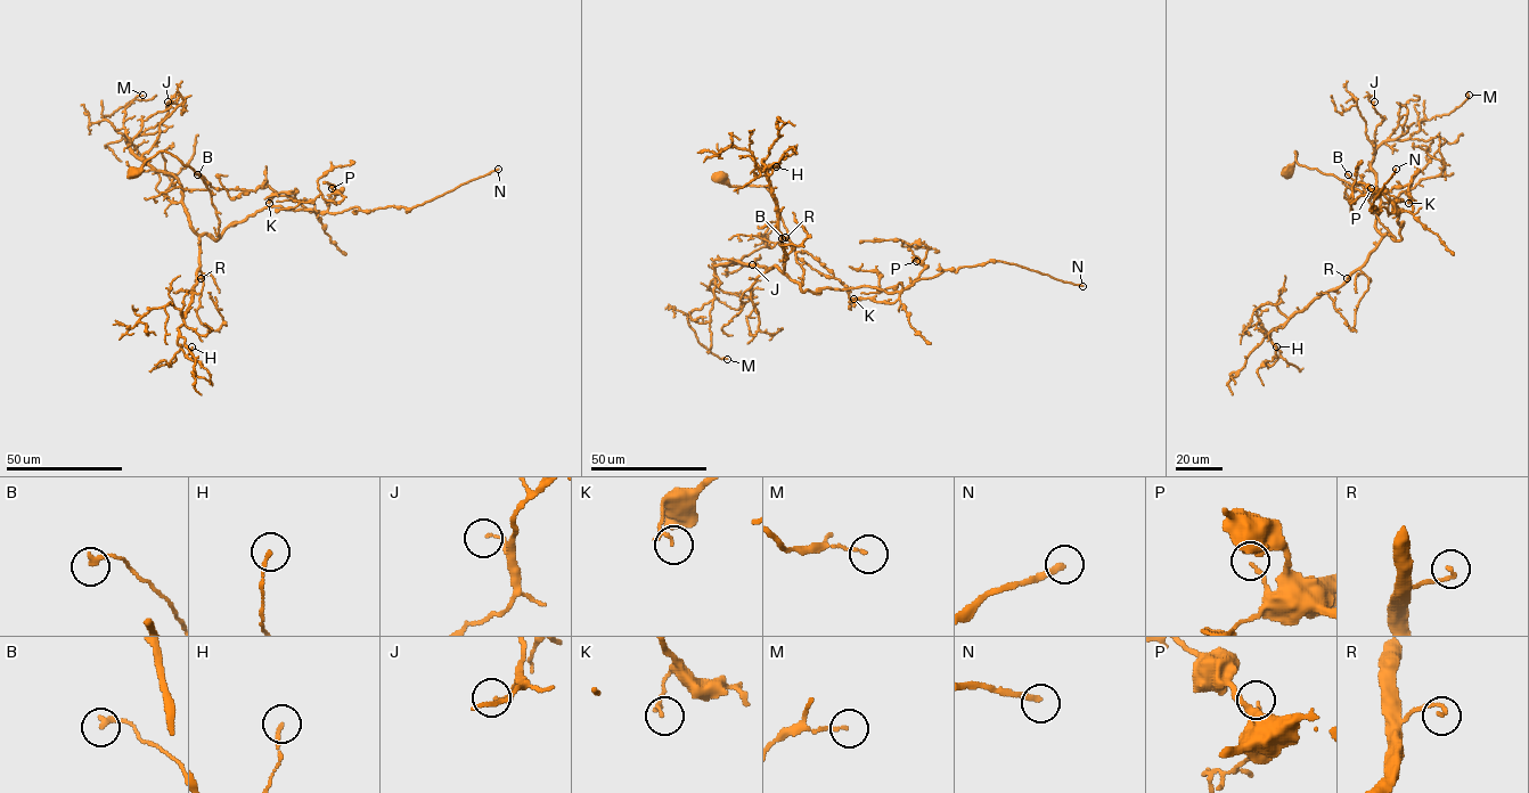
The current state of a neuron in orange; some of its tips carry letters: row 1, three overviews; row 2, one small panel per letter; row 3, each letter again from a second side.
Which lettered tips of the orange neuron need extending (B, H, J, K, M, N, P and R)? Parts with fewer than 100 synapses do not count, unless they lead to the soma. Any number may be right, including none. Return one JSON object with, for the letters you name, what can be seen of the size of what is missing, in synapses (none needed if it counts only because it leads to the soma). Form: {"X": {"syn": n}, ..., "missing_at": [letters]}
{"N": {"syn": 140}, "missing_at": ["N"]}

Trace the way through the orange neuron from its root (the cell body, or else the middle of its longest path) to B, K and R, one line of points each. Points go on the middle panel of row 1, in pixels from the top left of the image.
B: (719, 174), (775, 197), (802, 292), (868, 285), (899, 297), (850, 299), (782, 238)
K: (719, 174), (775, 197), (802, 292), (899, 294), (891, 303), (853, 299)
R: (719, 174), (732, 186), (763, 186), (775, 197), (803, 269), (801, 285), (784, 272), (785, 237)

